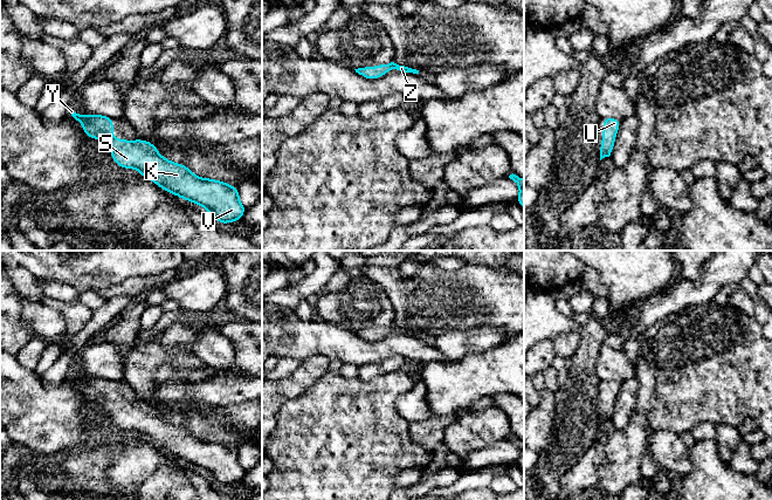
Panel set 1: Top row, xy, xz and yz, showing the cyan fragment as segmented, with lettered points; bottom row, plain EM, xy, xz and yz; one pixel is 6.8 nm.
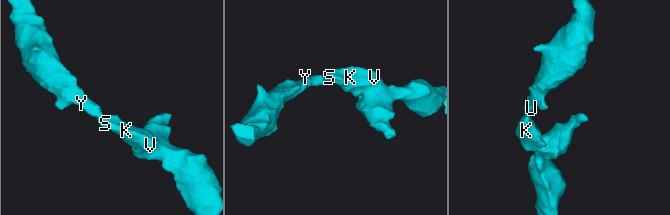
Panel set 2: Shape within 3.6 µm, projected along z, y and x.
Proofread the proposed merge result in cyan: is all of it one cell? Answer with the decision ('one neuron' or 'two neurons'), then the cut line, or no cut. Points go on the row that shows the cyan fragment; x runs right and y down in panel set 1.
one neuron | no cut

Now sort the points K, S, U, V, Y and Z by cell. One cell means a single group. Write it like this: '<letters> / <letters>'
K S U V Y Z

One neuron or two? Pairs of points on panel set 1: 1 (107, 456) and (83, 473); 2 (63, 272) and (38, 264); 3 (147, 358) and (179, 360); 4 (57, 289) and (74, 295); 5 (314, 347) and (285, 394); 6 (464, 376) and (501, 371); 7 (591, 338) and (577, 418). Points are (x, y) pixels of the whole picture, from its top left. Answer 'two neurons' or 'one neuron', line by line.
1: one neuron
2: one neuron
3: one neuron
4: one neuron
5: two neurons
6: one neuron
7: one neuron

